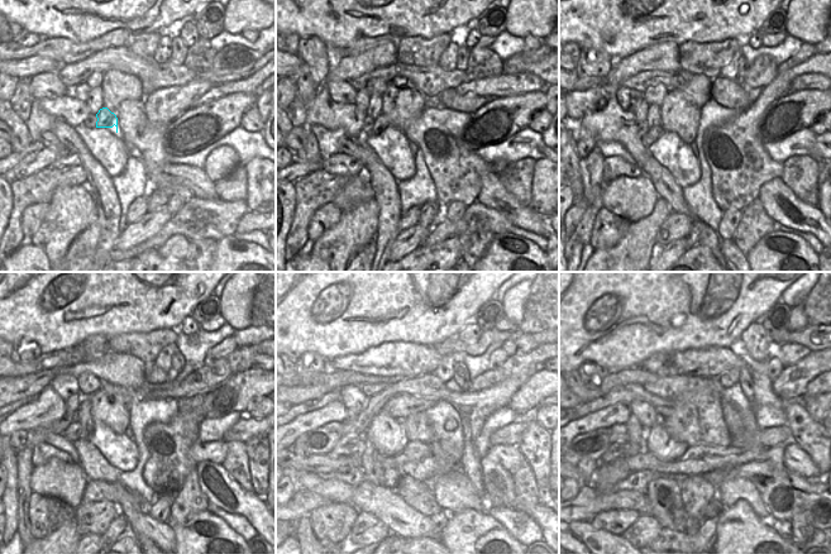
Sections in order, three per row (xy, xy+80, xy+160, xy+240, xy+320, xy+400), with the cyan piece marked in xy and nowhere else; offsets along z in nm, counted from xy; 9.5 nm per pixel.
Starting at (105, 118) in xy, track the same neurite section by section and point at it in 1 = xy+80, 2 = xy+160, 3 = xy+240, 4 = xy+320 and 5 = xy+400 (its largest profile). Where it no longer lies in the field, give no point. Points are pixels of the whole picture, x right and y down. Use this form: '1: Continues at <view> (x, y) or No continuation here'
1: Continues at xy+80 (381, 123)
2: Continues at xy+160 (654, 133)
3: Continues at xy+240 (72, 433)
4: Continues at xy+320 (352, 444)
5: Continues at xy+400 (619, 449).

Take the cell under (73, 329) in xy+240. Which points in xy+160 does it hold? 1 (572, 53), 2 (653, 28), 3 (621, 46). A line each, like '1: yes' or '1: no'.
1: no
2: yes
3: yes

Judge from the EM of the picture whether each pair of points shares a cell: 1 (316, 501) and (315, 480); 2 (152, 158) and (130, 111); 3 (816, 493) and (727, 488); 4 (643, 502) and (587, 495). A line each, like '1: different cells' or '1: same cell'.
1: different cells
2: same cell
3: different cells
4: same cell

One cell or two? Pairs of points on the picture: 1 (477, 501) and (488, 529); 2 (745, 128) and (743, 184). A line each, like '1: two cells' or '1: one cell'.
1: two cells
2: one cell

